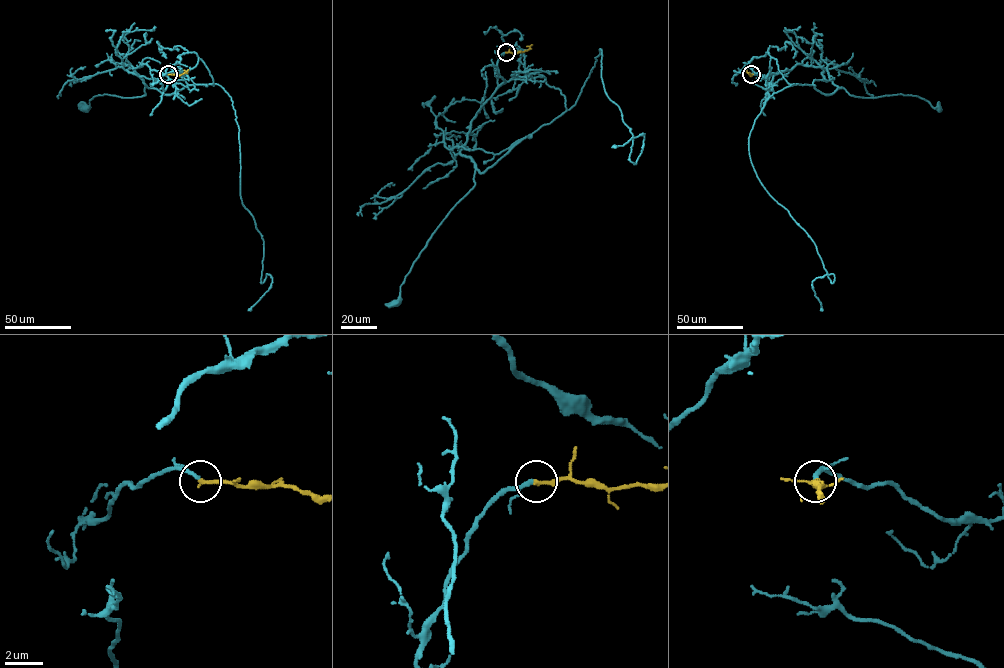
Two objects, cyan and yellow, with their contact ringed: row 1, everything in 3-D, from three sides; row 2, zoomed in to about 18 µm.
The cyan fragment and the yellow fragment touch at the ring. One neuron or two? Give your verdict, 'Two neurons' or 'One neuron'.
One neuron

